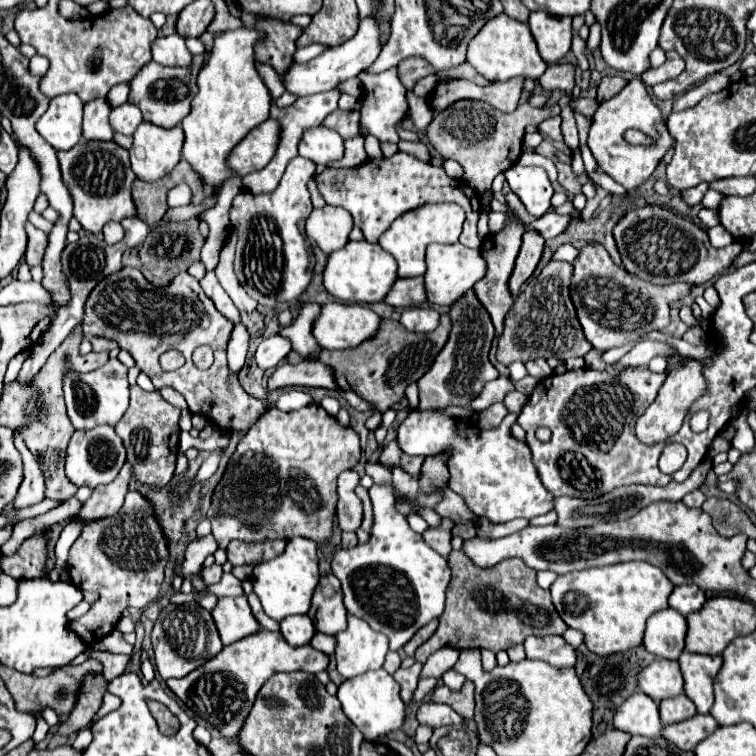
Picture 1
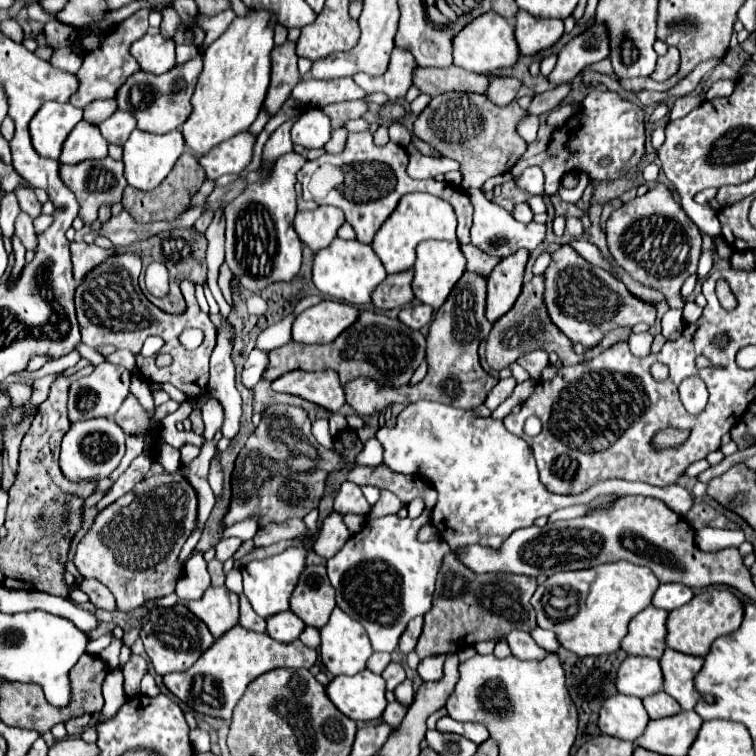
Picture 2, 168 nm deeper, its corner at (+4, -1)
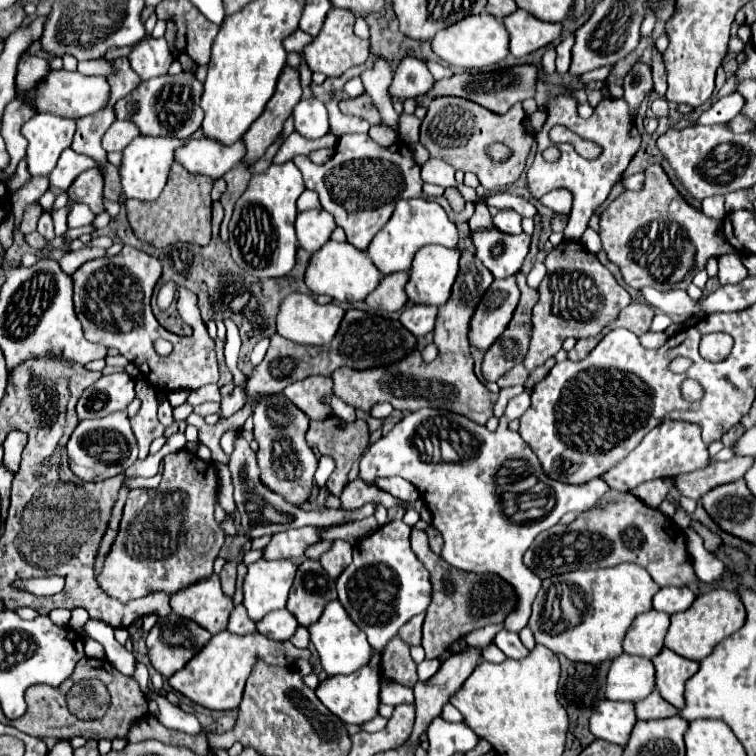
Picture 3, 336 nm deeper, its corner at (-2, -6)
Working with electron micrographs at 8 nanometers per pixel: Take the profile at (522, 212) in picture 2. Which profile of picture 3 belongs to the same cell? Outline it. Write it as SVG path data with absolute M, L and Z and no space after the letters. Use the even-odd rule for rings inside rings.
M502 210L492 216L492 226L504 234L520 234L522 232L520 222L522 222L522 216L512 210Z

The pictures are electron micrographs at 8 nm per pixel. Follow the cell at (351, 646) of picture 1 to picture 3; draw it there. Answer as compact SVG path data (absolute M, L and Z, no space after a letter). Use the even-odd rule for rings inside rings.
M332 600L326 604L320 620L314 622L312 626L308 626L308 632L310 632L310 642L318 650L320 664L328 676L350 674L370 662L372 648L366 640L366 634L350 620L350 616L346 614L346 610L342 608L342 604L338 600Z

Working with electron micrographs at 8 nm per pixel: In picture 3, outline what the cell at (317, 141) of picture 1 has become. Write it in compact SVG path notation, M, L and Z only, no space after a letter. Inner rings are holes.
M308 98L300 100L292 112L296 132L300 132L304 138L322 138L328 130L328 112L322 100Z

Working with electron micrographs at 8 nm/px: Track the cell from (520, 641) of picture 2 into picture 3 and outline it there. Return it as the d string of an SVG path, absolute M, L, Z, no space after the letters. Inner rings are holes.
M500 630L494 638L494 644L508 656L508 658L524 658L528 654L528 648L520 642L516 632Z

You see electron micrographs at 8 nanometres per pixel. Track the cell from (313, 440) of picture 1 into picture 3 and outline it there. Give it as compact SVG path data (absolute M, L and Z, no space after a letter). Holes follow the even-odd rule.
M272 394L256 398L252 418L254 418L254 440L260 446L258 466L262 470L260 476L262 482L276 494L284 496L294 506L306 502L314 488L314 472L318 468L314 452L306 446L304 440L308 416L298 406L294 406L284 394Z

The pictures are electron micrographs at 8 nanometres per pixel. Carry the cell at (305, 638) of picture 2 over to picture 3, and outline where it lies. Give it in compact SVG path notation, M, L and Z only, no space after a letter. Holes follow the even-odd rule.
M300 626L300 628L294 632L294 636L290 638L290 642L292 642L296 648L306 648L308 642L310 642L310 634L308 634L308 630Z

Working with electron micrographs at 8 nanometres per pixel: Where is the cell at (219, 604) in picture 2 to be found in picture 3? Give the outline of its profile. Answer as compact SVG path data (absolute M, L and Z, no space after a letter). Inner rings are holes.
M216 574L198 580L176 594L170 594L170 606L178 616L198 622L210 634L222 632L226 628L230 610L234 610L232 598L222 594Z

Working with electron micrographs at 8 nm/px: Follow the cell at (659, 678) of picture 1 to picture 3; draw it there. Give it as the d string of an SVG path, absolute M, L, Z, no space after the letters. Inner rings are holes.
M620 654L612 660L606 678L606 698L638 702L654 688L652 660L632 654Z

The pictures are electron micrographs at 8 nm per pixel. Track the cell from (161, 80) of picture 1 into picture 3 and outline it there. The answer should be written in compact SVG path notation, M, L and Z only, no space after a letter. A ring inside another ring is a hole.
M182 72L178 76L166 74L166 76L158 76L158 78L140 82L136 90L132 90L126 98L116 102L114 112L118 120L132 120L140 128L140 134L144 136L172 136L172 138L186 140L200 128L202 118L204 118L204 110L200 108L200 96L202 96L202 84L196 80L194 74L188 74L188 72Z

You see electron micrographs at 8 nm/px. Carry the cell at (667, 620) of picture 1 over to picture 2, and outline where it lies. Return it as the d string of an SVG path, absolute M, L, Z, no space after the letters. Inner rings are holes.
M648 607L634 617L628 627L628 635L622 641L622 649L628 655L646 655L654 659L662 659L666 651L666 619L668 611L658 607Z

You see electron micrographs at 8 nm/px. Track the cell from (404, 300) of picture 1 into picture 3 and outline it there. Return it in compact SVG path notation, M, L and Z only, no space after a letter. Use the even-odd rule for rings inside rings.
M394 272L394 274L382 276L376 290L370 292L364 302L370 308L378 308L384 312L396 312L404 308L404 304L408 302L406 292L404 292L406 280L408 280L408 272Z

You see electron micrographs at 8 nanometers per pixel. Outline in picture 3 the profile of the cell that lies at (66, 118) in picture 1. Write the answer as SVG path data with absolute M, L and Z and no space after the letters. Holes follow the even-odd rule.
M36 114L22 126L22 136L28 140L26 164L32 176L50 174L58 156L70 146L76 124L70 118L54 114Z

